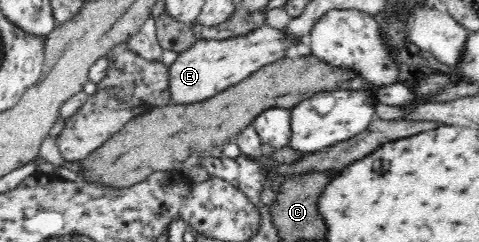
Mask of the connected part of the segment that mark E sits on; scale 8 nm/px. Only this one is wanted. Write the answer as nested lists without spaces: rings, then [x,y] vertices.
[[[268,24],[245,34],[244,36],[232,37],[226,40],[197,40],[190,48],[177,54],[176,60],[168,68],[168,95],[176,105],[191,105],[212,98],[233,85],[240,83],[244,78],[250,76],[260,68],[286,57],[286,50],[298,41],[286,39],[282,30],[270,27]]]

